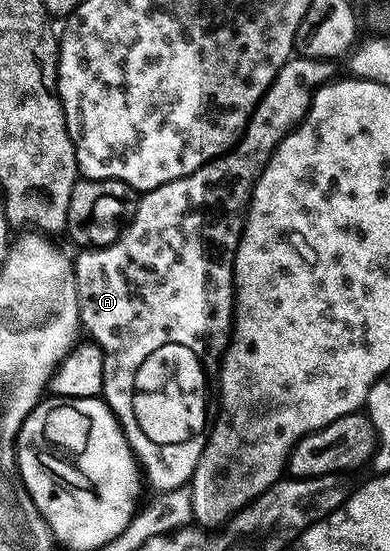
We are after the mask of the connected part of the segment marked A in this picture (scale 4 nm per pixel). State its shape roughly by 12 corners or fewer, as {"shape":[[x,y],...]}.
{"shape":[[335,66],[73,258],[101,396],[155,494],[212,428],[258,176]]}

